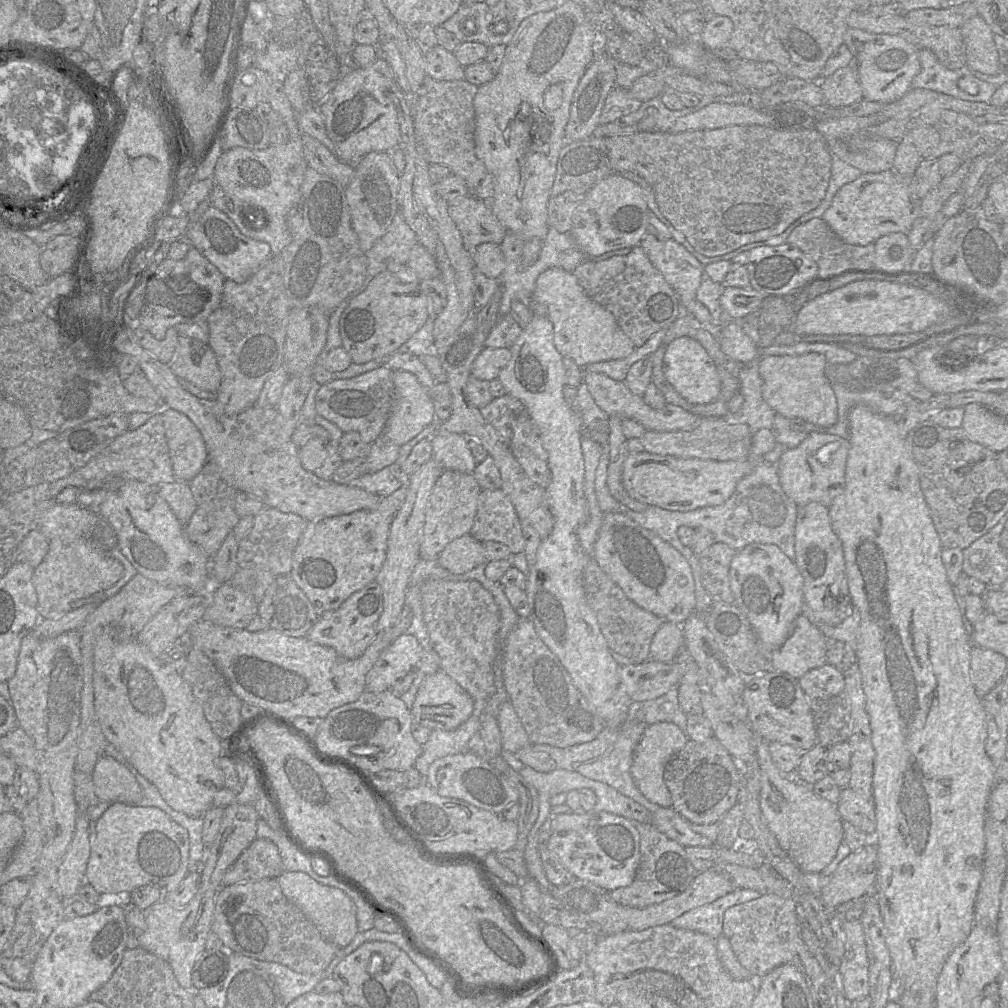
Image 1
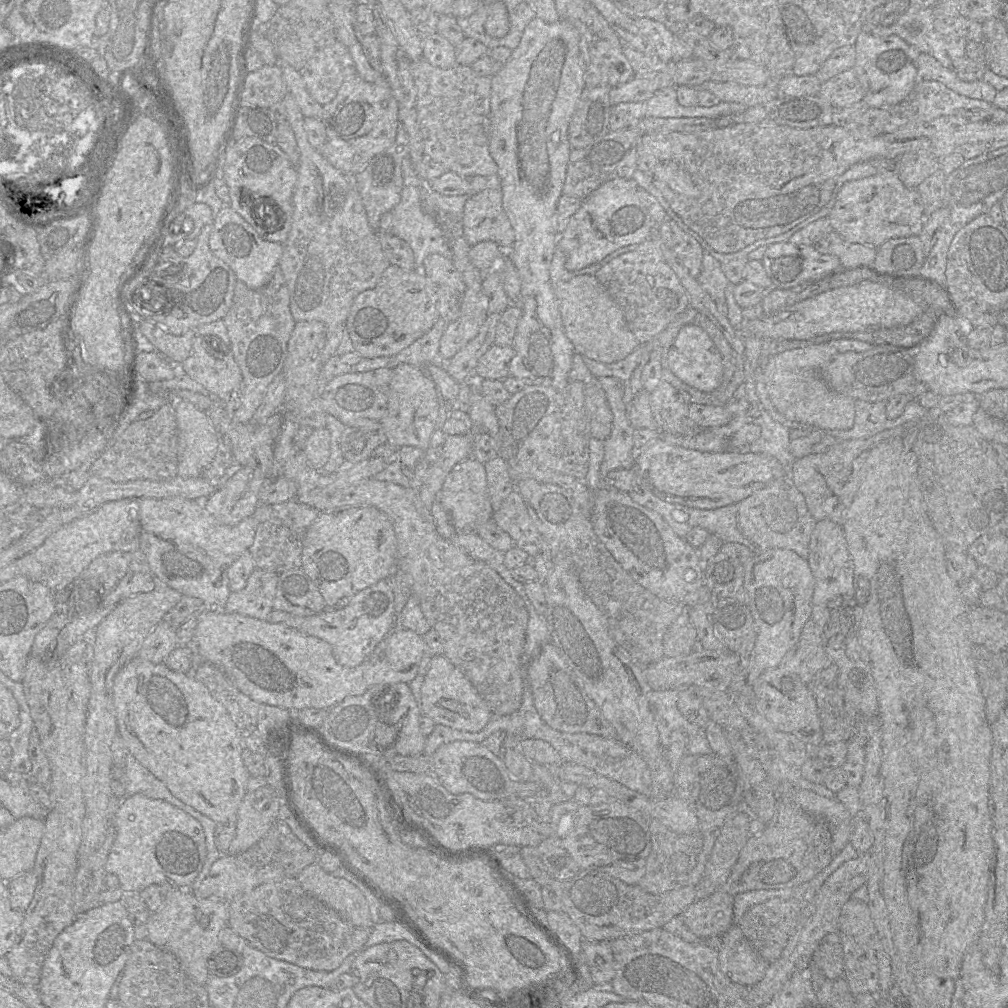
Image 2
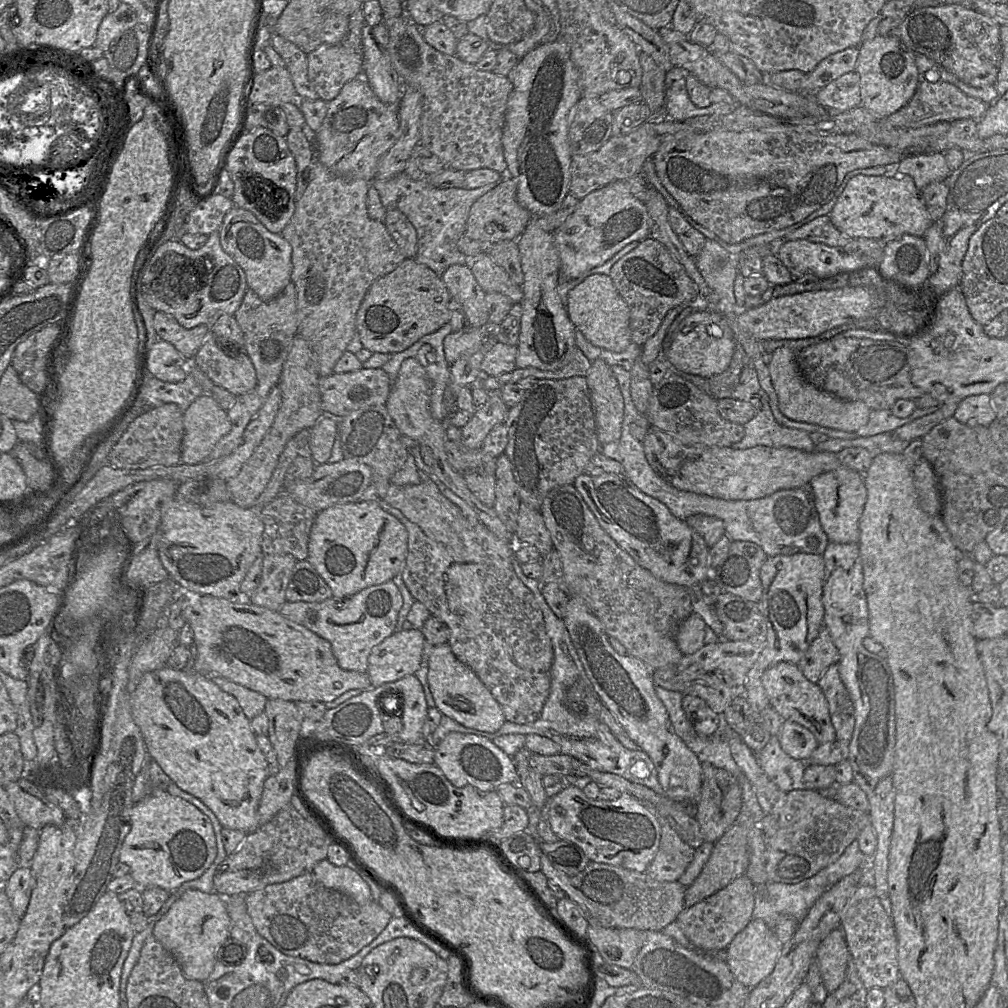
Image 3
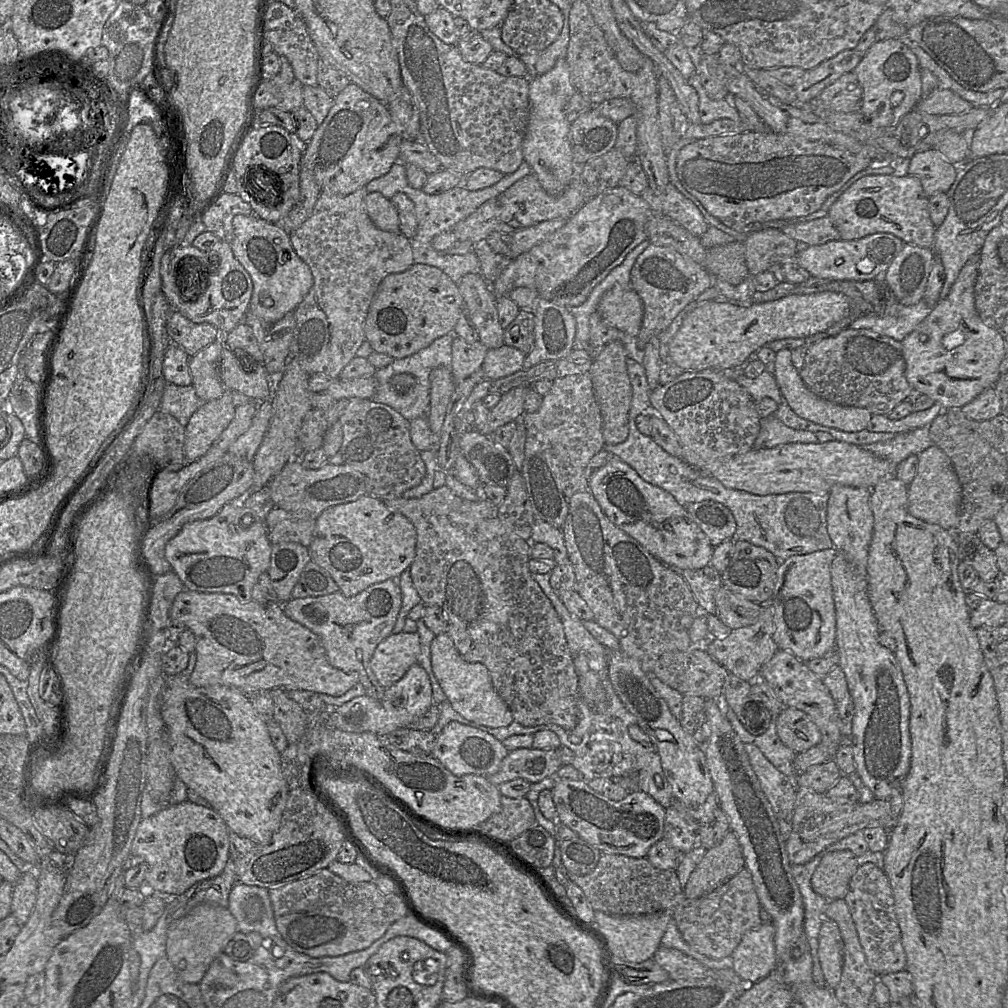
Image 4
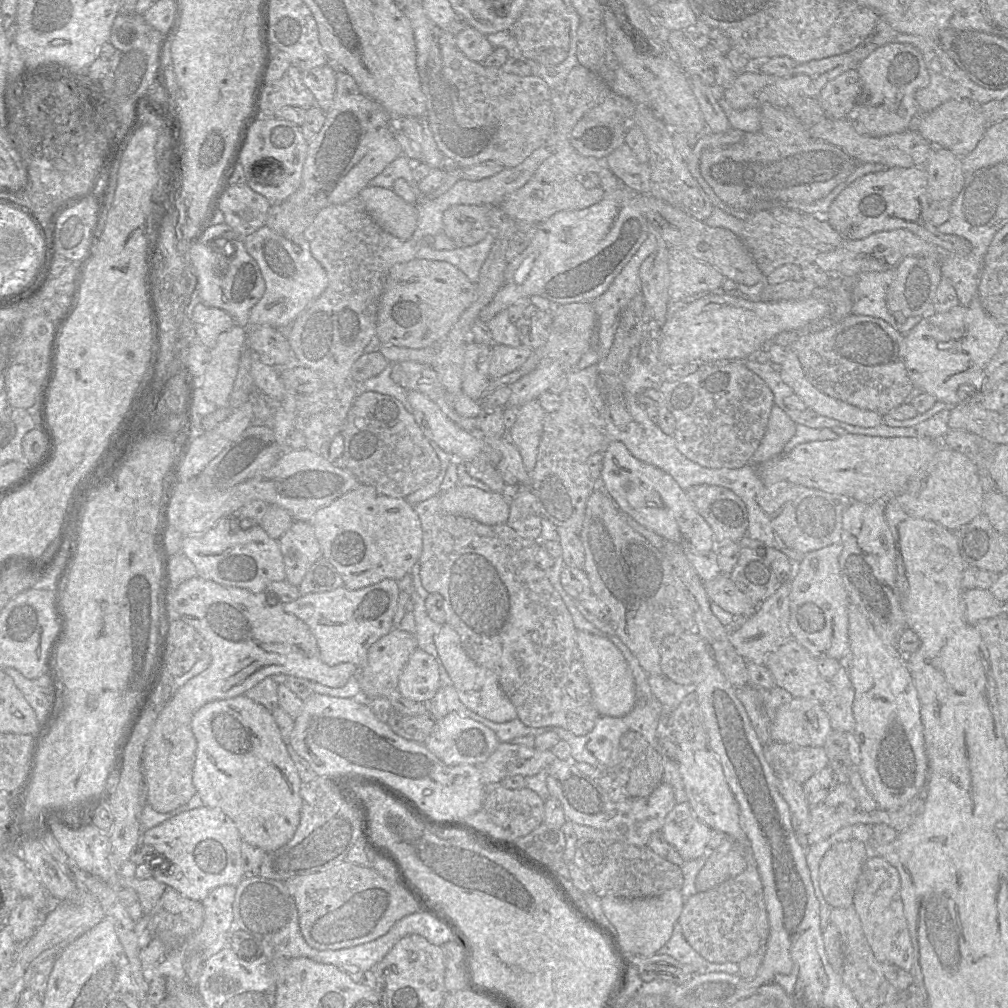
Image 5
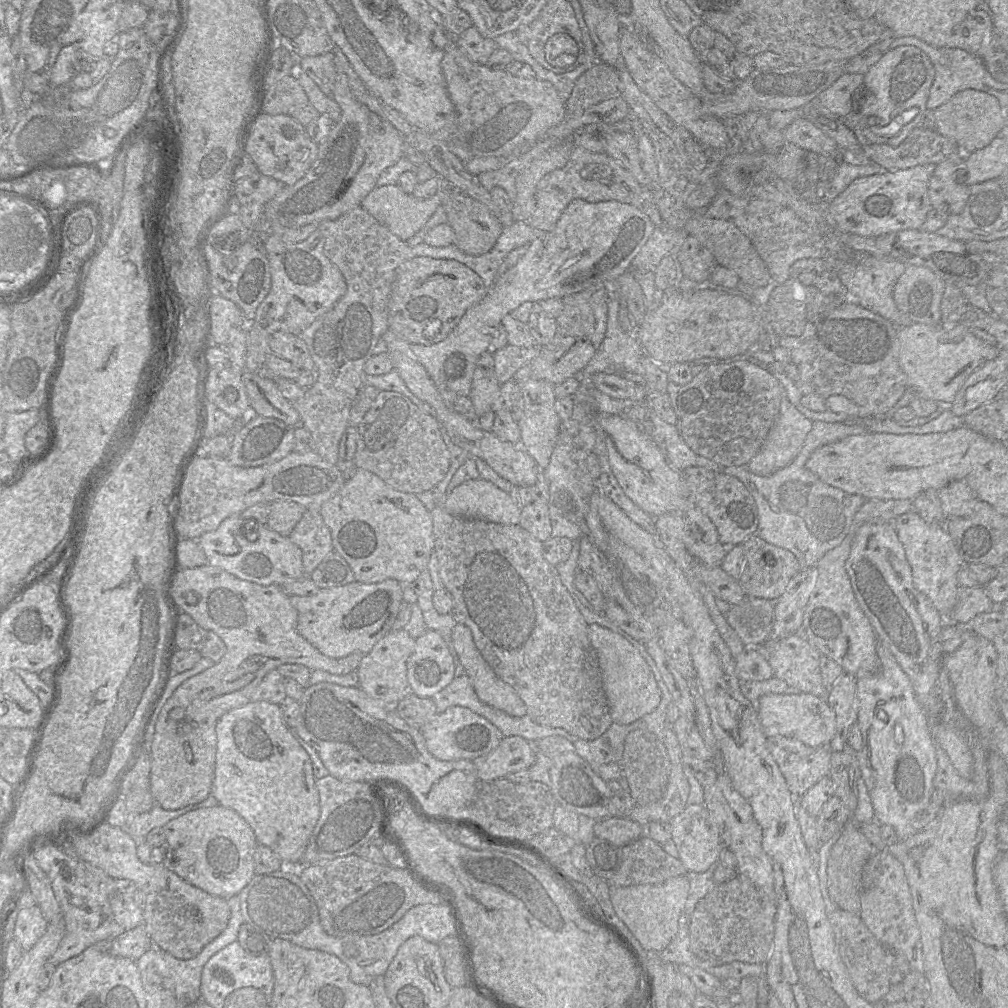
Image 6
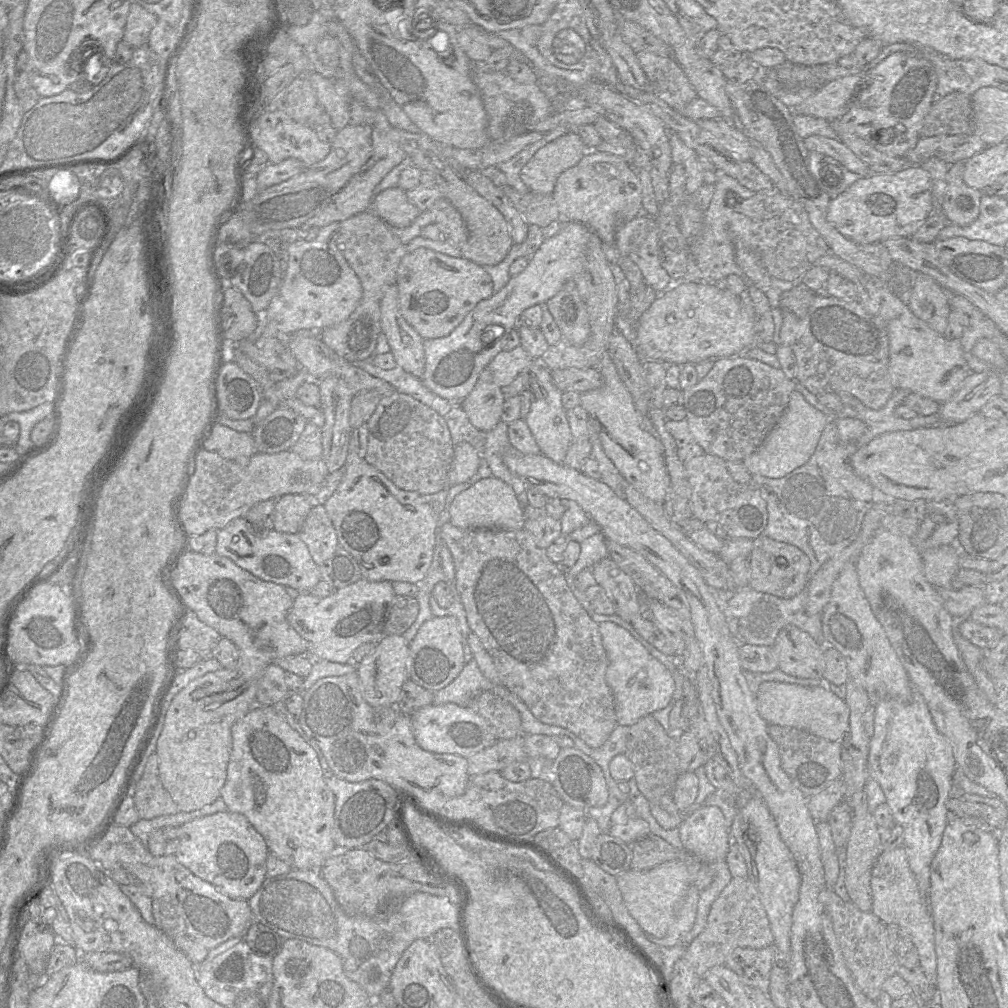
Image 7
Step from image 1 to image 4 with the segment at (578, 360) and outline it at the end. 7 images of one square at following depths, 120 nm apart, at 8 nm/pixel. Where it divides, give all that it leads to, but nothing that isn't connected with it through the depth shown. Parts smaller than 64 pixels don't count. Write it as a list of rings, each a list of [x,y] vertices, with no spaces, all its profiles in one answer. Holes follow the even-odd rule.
[[[615,285],[606,291],[597,310],[602,320],[628,335],[637,336],[641,328],[644,306],[638,293],[630,288]]]

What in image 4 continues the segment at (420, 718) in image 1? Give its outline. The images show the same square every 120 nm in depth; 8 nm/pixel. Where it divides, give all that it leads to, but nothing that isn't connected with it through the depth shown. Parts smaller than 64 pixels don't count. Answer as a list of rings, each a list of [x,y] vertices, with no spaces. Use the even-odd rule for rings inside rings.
[[[447,632],[435,635],[431,643],[431,665],[446,700],[465,719],[490,728],[507,727],[514,721],[509,707],[494,689],[488,669],[481,663],[465,661]]]

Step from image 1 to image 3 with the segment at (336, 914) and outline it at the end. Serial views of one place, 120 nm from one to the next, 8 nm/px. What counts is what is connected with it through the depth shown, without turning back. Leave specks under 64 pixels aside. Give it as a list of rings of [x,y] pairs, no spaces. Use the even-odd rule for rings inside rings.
[[[324,859],[313,867],[311,873],[324,887],[342,892],[358,903],[367,903],[372,901],[370,887],[358,870],[362,872],[349,861],[345,866],[335,866]]]

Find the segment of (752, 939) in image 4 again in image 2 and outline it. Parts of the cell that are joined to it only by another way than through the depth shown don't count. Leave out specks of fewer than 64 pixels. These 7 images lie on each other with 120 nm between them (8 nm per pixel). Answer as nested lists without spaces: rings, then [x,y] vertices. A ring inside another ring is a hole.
[[[736,924],[722,936],[718,961],[720,970],[732,982],[747,987],[761,981],[770,965],[759,956]]]

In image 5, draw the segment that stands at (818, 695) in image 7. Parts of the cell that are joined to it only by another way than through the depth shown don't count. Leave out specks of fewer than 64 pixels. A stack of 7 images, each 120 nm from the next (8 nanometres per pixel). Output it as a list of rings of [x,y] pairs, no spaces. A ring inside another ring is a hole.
[[[792,698],[776,712],[771,741],[797,746],[823,747],[832,731],[823,704],[807,698]]]

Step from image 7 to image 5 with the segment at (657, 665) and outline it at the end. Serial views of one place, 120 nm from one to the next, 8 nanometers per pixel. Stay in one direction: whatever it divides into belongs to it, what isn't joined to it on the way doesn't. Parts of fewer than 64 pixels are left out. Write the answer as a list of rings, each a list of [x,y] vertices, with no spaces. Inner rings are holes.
[[[577,631],[577,646],[589,682],[592,702],[600,716],[623,717],[636,703],[634,678],[619,648],[607,637]]]

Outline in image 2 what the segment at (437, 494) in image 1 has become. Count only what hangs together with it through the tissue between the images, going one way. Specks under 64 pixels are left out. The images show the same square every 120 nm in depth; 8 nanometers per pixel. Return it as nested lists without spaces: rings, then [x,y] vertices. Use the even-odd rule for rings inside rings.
[[[474,457],[456,464],[444,479],[438,502],[450,516],[456,530],[477,532],[478,526],[490,520],[494,512],[490,503],[484,464]]]

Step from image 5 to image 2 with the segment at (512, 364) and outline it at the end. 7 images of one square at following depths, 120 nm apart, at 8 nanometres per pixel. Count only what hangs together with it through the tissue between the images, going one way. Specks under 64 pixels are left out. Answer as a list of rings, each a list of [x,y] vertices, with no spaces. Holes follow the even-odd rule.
[[[493,343],[477,362],[474,369],[475,378],[503,380],[509,375],[509,364],[513,356],[513,346]]]

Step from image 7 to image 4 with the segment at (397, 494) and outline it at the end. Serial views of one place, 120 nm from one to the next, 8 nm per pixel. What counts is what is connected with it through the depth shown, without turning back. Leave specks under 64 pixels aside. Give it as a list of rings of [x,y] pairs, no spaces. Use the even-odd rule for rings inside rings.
[[[365,494],[355,501],[331,506],[315,520],[309,551],[311,560],[328,571],[347,597],[388,579],[397,579],[415,558],[416,529],[383,500]]]

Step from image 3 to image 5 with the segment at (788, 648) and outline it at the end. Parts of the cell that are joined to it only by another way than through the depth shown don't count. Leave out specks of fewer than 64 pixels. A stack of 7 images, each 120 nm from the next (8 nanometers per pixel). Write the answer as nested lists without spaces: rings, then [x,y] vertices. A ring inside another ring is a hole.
[[[841,543],[832,544],[807,553],[799,563],[795,563],[795,572],[789,582],[791,585],[789,627],[792,638],[796,639],[813,656],[834,658],[843,665],[850,653],[848,606],[851,602],[840,573],[839,557],[842,549]]]

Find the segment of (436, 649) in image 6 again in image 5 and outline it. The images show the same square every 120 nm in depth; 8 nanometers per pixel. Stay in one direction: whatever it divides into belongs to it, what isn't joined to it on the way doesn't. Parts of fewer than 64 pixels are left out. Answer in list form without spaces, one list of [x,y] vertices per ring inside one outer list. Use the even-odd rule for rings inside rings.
[[[416,648],[398,680],[397,693],[415,702],[429,702],[440,689],[439,659]]]

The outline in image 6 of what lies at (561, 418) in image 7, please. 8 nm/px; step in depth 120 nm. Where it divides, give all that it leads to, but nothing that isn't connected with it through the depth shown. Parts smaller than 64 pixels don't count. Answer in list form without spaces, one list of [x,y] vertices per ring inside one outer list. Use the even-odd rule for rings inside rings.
[[[530,377],[518,384],[524,399],[523,415],[518,422],[521,431],[519,445],[534,458],[543,473],[550,462],[562,422],[555,410],[555,385],[547,380],[532,379]]]

